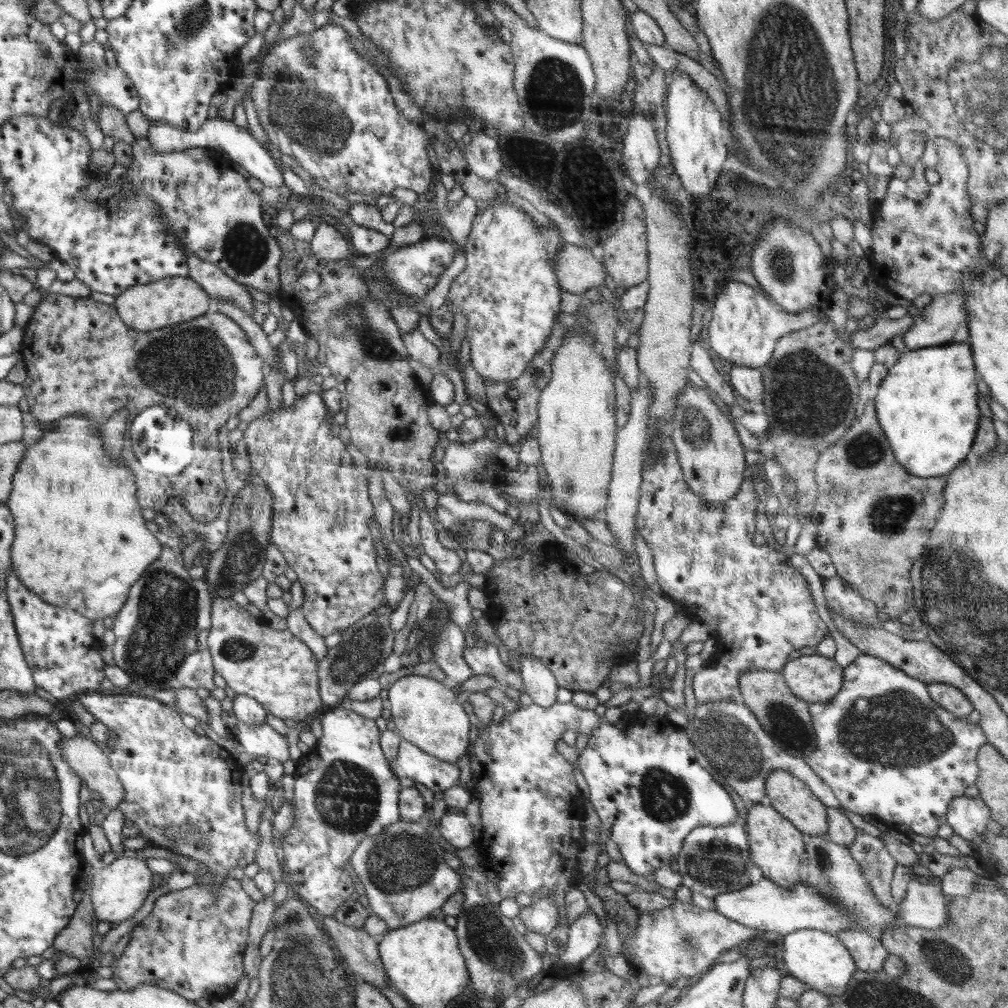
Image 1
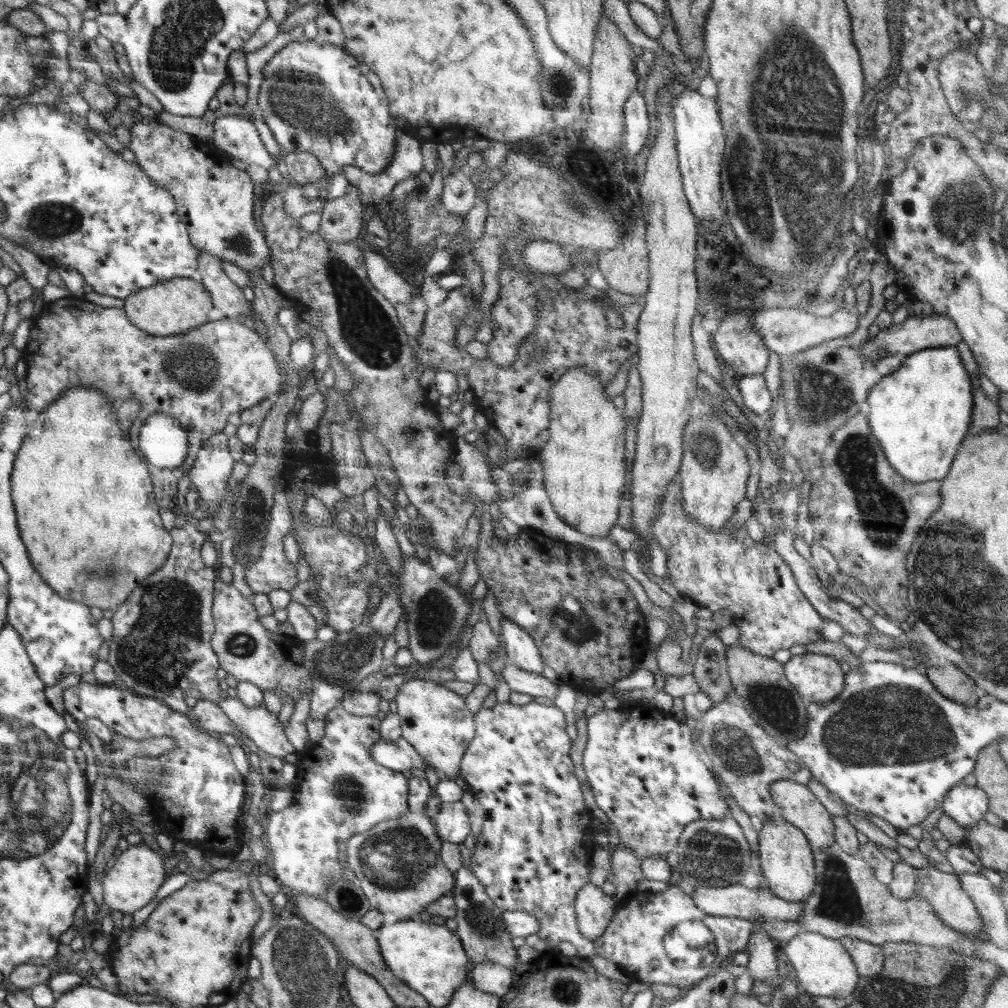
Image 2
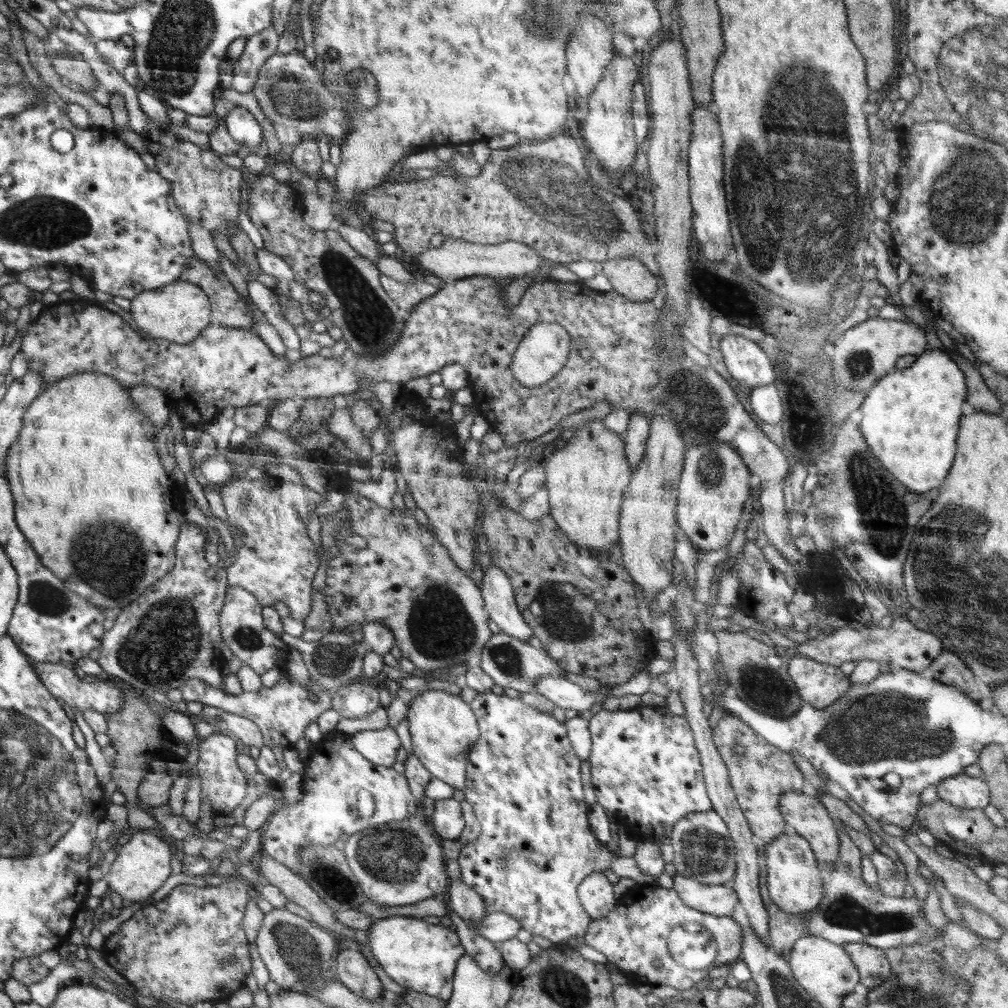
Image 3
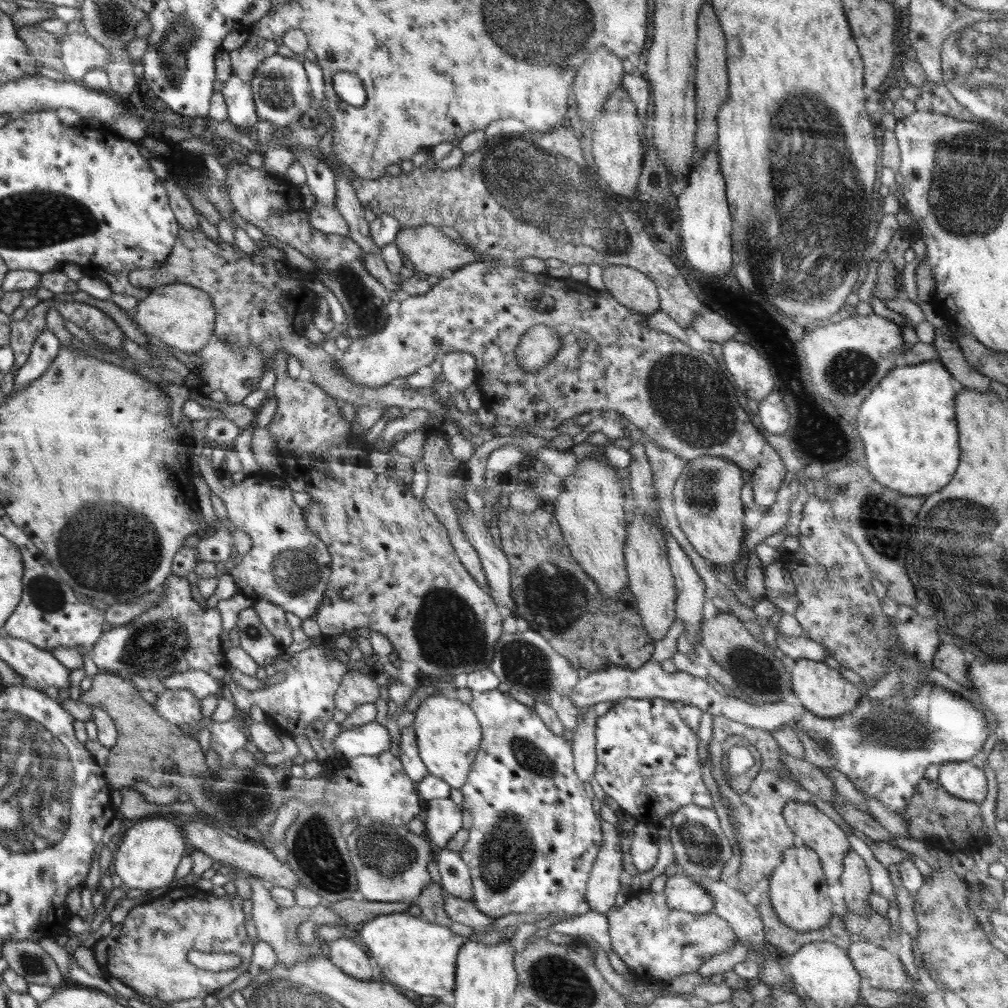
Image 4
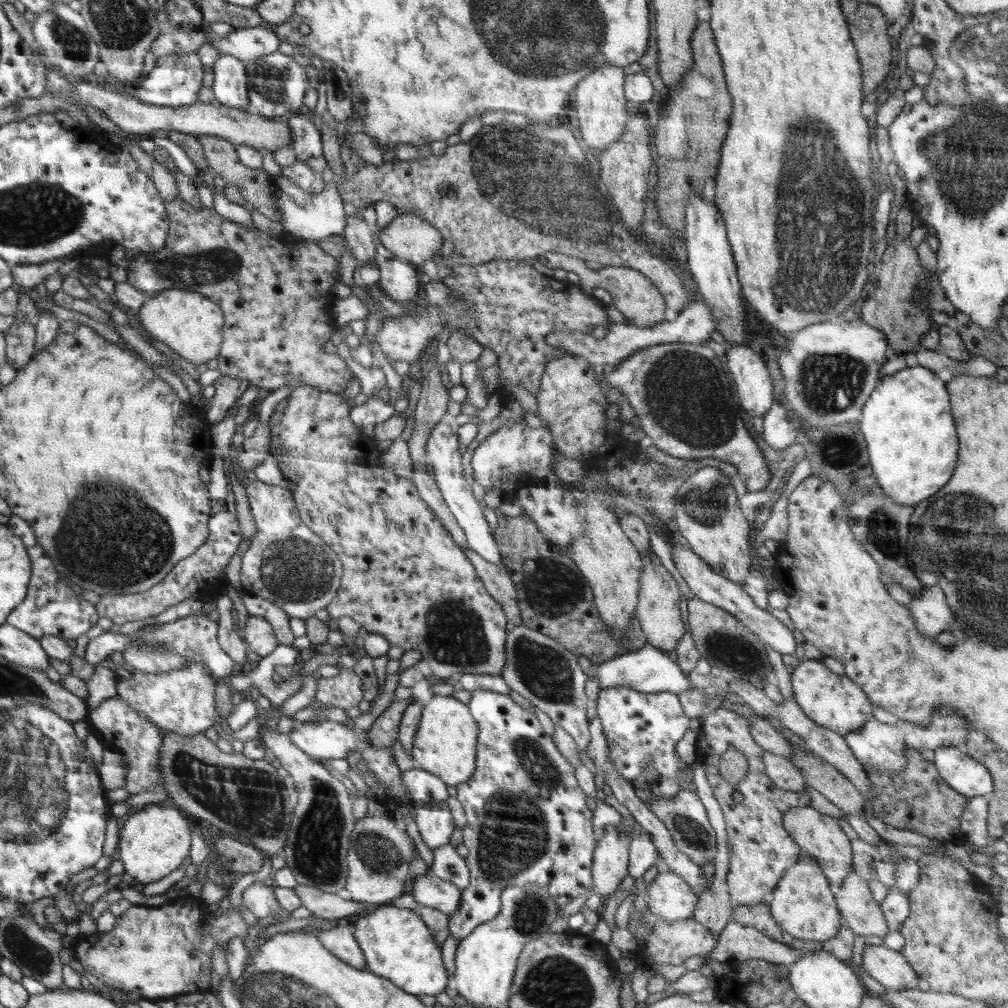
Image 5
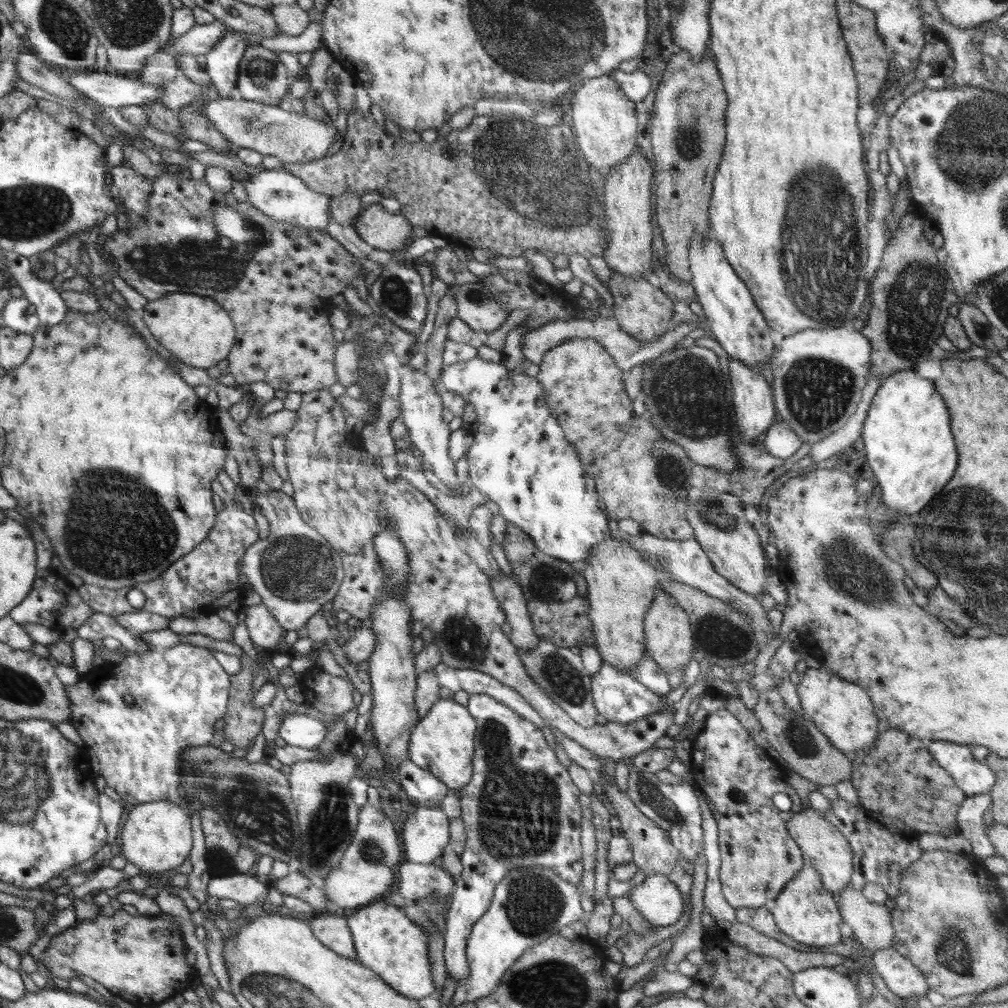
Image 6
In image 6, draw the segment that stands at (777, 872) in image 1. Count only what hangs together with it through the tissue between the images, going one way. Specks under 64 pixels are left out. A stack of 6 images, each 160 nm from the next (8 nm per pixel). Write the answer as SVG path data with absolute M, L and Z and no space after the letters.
M802 868L796 876L784 886L775 898L776 906L771 910L777 927L794 938L796 942L807 945L828 946L838 944L842 935L840 927L844 923L832 892L823 887L821 876L816 869Z

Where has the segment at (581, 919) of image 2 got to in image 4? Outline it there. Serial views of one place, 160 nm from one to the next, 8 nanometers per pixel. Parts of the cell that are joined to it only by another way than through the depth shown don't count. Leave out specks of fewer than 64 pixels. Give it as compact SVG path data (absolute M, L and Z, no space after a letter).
M602 820L601 829L603 845L589 875L586 898L592 910L606 914L614 907L616 894L621 890L620 878L623 876L624 866L618 826Z

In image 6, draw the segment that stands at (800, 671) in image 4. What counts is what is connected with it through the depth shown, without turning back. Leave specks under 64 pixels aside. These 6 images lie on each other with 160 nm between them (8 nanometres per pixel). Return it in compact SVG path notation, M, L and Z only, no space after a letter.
M812 663L796 686L804 716L824 734L829 744L850 757L858 751L872 751L880 730L877 727L879 719L867 690Z

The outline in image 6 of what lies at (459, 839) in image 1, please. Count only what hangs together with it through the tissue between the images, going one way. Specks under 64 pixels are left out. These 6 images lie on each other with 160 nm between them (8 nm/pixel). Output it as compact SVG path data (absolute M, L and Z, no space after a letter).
M416 807L402 823L399 833L404 859L430 864L447 850L450 819L438 807Z

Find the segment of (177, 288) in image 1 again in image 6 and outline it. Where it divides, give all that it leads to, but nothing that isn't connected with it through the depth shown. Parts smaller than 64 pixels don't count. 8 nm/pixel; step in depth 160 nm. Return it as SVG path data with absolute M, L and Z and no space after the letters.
M175 293L147 302L143 320L152 336L188 366L208 369L226 359L237 340L231 316L219 303L192 293Z

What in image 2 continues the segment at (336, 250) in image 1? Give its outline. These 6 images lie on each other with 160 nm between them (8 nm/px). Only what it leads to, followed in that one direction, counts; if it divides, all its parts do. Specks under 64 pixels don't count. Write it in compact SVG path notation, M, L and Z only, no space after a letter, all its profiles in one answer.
M350 183L346 194L325 201L318 230L320 238L330 244L354 243L357 238L362 238L365 207L361 190Z

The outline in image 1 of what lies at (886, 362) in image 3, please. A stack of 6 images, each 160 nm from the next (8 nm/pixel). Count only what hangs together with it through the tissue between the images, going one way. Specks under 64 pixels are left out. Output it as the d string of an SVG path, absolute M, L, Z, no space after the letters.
M949 292L934 298L931 304L920 310L920 315L914 318L912 326L902 336L908 351L949 343L964 343L969 337L967 325L968 315L964 311L964 294Z

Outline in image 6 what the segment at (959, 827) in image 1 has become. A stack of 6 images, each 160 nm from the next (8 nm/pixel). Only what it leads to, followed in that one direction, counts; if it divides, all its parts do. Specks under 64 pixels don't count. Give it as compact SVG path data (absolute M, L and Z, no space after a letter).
M947 741L927 743L929 754L952 776L956 787L967 796L989 793L995 786L995 772L984 760L975 760L968 745Z

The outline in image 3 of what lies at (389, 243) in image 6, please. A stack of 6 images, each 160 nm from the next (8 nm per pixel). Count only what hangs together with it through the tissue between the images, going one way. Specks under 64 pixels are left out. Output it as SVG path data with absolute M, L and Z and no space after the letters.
M446 239L440 248L429 247L416 260L425 273L430 277L442 279L444 283L456 282L470 276L488 276L506 282L510 277L516 278L528 273L535 275L542 264L546 264L545 259L540 257L536 250L523 243L507 241L502 244L482 246L464 242L462 239Z

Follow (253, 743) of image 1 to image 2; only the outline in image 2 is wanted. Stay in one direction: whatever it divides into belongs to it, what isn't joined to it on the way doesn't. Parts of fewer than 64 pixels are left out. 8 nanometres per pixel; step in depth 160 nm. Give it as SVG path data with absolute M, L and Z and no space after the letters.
M229 696L218 701L217 705L232 719L232 724L240 730L240 734L252 740L259 750L282 760L286 755L295 753L284 725L278 719L279 714L272 714L266 705L247 707L238 697Z

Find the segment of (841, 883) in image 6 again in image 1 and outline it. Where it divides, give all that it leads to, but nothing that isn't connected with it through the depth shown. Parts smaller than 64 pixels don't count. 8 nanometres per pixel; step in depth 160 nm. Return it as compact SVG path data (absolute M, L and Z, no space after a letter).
M776 769L768 774L765 794L772 806L805 835L822 836L828 830L827 807L810 788L788 771Z

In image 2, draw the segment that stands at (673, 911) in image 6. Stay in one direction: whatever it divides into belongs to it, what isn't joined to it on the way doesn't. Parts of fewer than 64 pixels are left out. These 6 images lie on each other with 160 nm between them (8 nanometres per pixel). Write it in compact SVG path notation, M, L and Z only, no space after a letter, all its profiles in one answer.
M738 883L723 887L697 885L694 887L694 891L690 897L695 902L695 905L706 914L748 920L755 919L756 917L764 917L767 920L798 921L799 916L803 913L804 904L804 902L788 902L783 898L778 898L767 887L752 889L746 887L746 885L739 885Z

